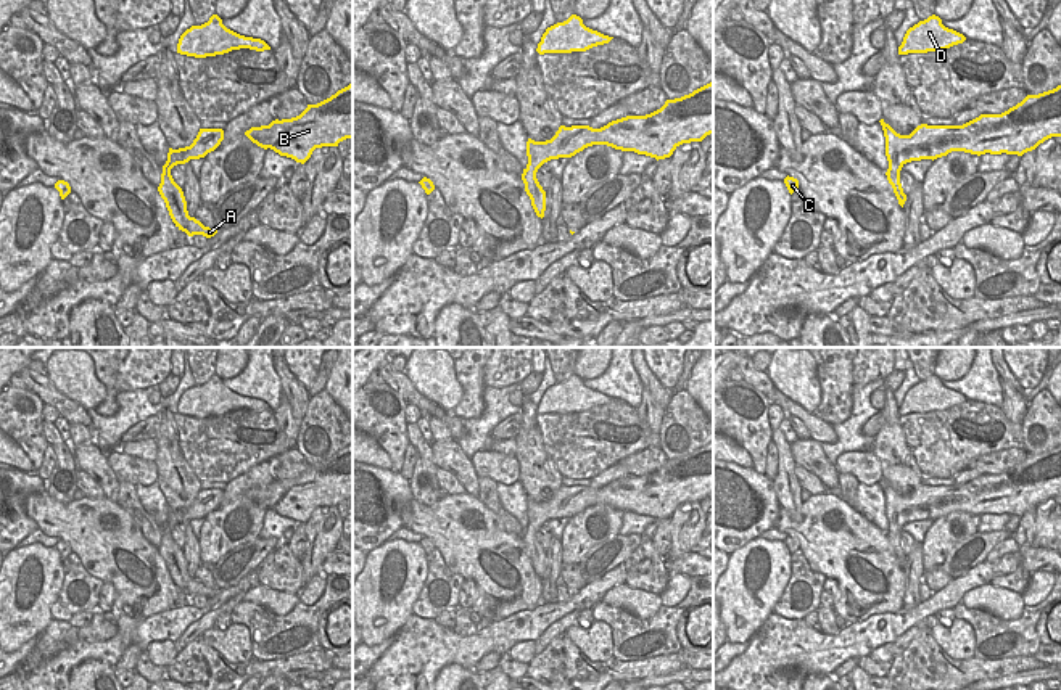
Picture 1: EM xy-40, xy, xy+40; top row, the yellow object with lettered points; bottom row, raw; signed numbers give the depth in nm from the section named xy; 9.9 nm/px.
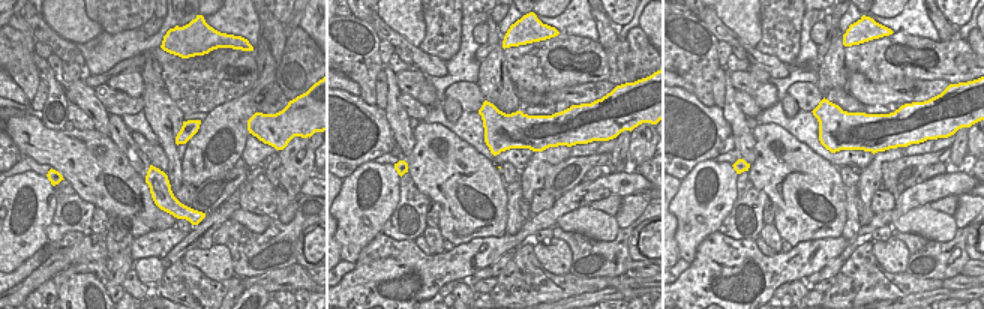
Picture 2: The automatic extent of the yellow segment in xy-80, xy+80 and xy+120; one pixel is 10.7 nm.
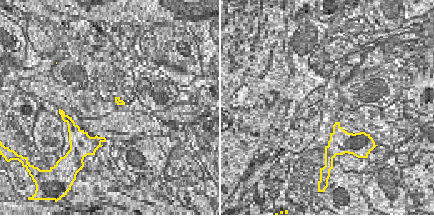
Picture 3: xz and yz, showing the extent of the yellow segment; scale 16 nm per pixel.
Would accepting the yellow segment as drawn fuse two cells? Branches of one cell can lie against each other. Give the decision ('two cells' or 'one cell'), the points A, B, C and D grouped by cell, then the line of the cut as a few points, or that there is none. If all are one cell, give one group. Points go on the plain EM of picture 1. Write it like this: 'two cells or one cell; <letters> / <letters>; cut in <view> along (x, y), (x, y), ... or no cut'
one cell; A B C D; no cut

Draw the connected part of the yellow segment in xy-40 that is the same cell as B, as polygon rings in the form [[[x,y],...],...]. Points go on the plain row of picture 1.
[[[353,442],[330,458],[308,465],[296,478],[251,487],[245,495],[264,510],[304,524],[316,508],[353,499]]]

